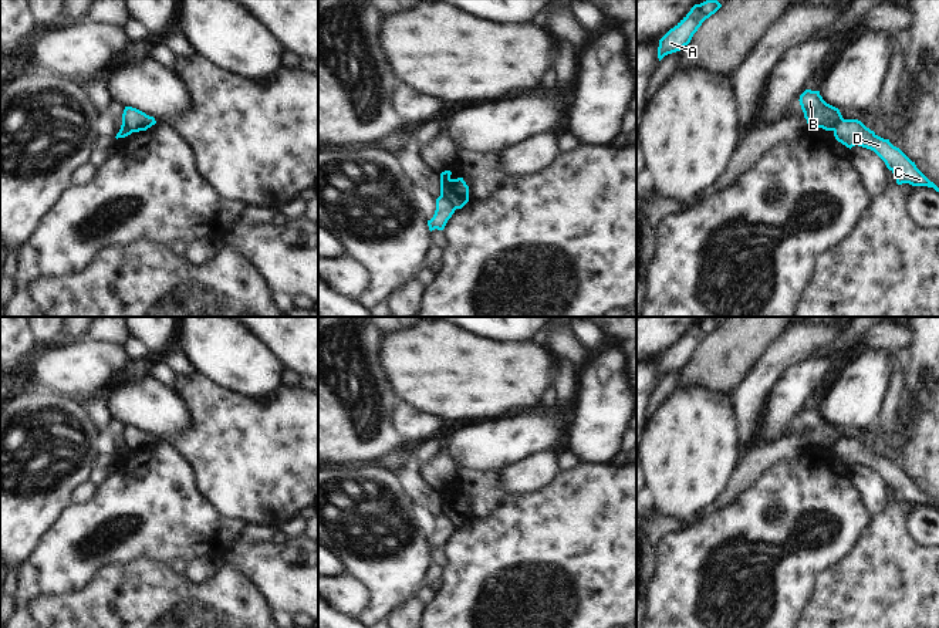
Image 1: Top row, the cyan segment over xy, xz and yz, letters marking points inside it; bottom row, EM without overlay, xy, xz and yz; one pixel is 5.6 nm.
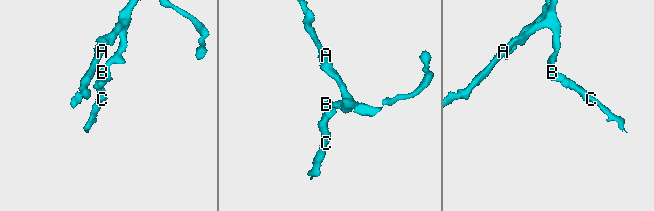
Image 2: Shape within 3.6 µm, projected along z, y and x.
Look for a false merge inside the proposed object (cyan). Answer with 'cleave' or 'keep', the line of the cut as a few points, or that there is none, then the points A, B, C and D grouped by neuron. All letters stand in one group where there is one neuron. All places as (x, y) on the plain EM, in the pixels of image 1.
cleave; cut xz (441, 513), (456, 526); groups A B / C D

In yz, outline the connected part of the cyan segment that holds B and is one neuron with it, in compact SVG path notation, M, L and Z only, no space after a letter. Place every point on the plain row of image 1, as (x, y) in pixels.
M805 408L798 419L810 446L834 449L835 443L844 438L838 426L823 418L820 409Z

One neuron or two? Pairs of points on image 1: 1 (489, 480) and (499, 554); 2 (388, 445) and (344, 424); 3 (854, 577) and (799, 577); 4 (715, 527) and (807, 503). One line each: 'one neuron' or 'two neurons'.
1: two neurons
2: one neuron
3: two neurons
4: one neuron

